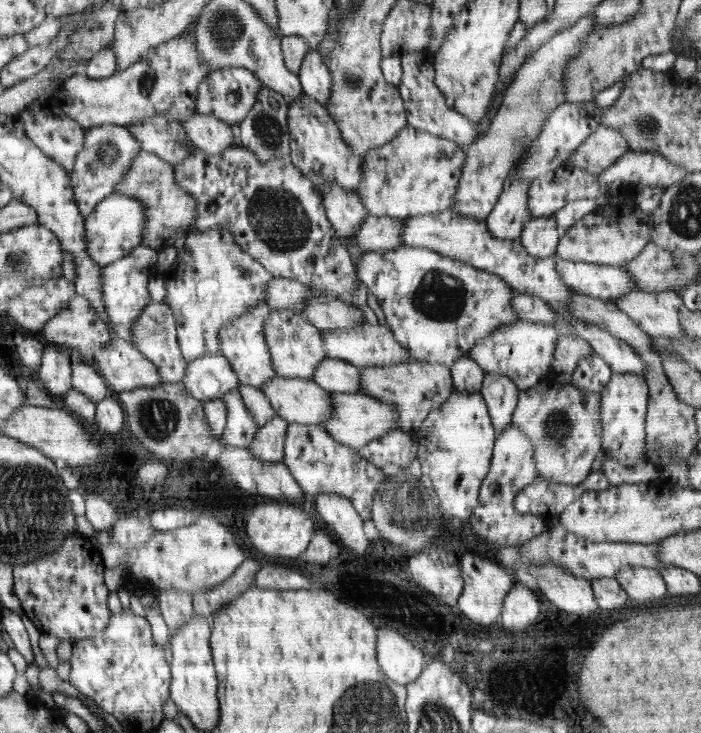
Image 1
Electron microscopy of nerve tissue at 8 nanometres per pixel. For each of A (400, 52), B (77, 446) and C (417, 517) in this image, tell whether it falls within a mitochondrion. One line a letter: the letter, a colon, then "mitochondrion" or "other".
A: other
B: other
C: mitochondrion

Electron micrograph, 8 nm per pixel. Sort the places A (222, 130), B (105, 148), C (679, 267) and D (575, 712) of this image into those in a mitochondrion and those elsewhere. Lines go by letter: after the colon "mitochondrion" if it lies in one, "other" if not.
A: other
B: mitochondrion
C: mitochondrion
D: other

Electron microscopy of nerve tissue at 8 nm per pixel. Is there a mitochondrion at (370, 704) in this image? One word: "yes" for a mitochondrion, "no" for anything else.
yes

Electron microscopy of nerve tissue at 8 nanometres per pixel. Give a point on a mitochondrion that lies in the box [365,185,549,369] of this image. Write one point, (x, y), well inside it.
(438, 296)

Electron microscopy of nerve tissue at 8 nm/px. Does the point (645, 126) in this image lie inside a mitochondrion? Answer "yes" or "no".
yes

